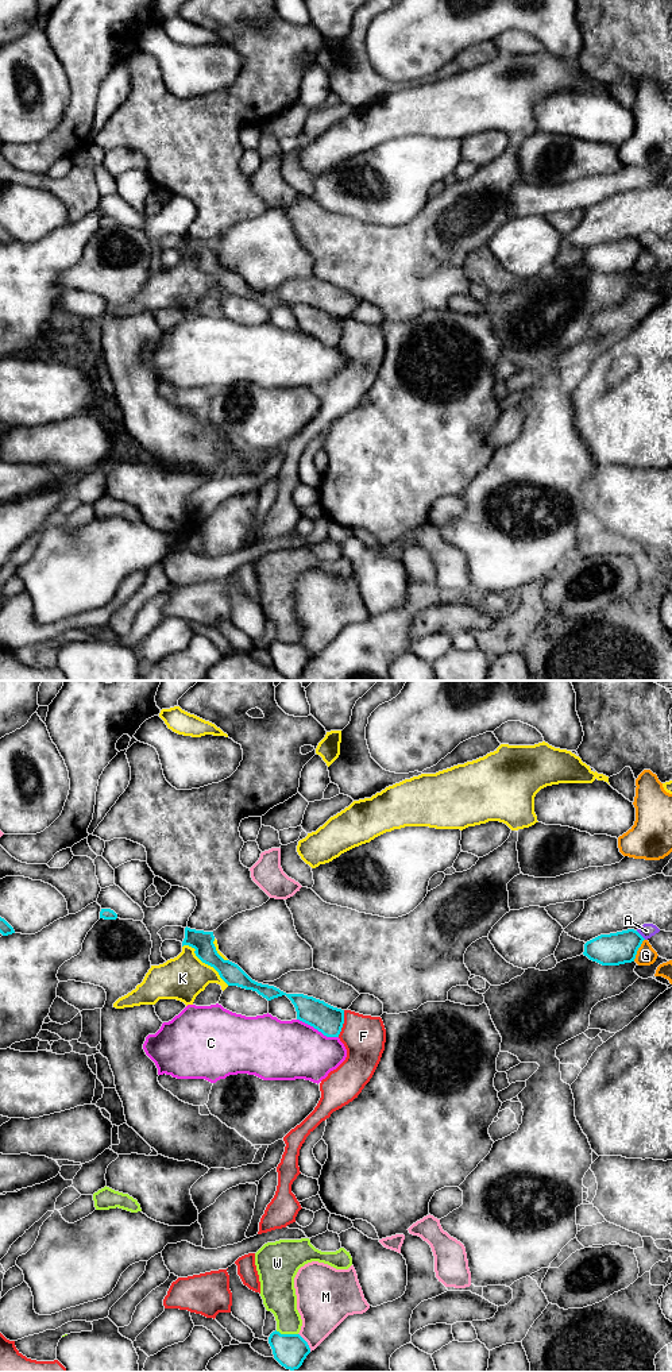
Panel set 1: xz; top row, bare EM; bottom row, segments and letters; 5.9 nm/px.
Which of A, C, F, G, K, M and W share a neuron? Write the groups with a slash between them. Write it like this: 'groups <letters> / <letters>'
groups A / C / F / G / K / M / W

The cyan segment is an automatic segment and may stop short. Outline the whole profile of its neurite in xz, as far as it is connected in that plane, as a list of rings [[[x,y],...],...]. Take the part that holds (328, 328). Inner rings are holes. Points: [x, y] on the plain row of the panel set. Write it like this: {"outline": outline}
{"outline": [[[185,236],[184,254],[194,257],[196,265],[213,275],[228,294],[256,300],[271,309],[286,304],[296,316],[297,328],[313,335],[327,346],[339,346],[344,332],[344,319],[304,302],[286,302],[279,297],[252,289],[237,273],[224,269],[213,253],[213,240]]]}

